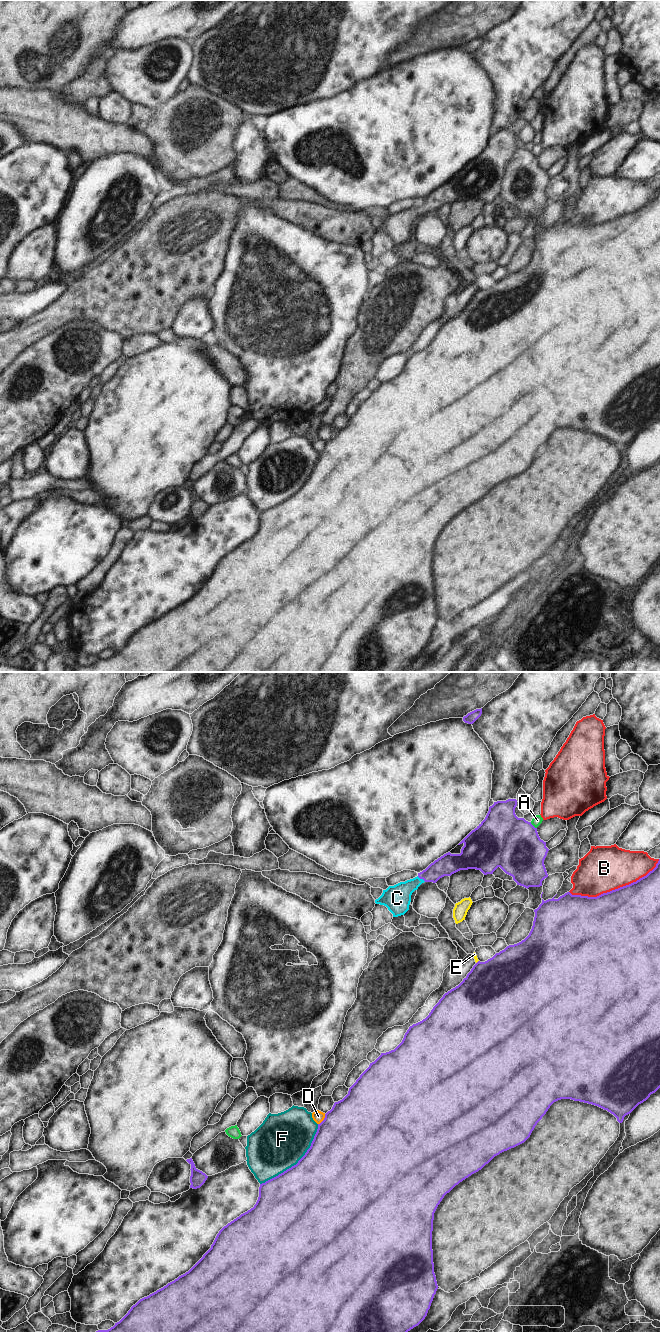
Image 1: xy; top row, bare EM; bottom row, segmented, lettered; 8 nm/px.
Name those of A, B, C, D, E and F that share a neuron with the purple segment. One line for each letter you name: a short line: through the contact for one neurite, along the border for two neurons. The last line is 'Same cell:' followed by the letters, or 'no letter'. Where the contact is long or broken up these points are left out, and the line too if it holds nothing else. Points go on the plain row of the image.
C: Line: xy (448, 192), (421, 206), (409, 214), (397, 226)
Same cell: C

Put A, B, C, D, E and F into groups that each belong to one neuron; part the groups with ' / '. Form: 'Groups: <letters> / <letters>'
Groups: A / B / C / D / E / F

